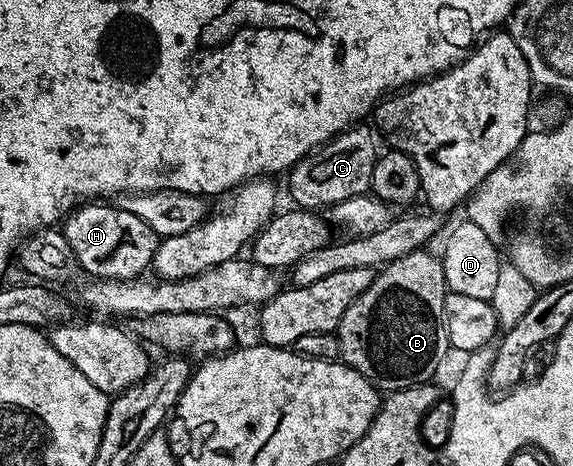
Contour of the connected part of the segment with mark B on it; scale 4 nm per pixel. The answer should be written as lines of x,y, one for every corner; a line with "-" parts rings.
425,248
415,250
374,273
373,283
367,292
356,298
347,312
343,312
335,331
341,345
340,361
355,368
355,372
385,392
432,383
439,362
450,346
443,312
447,289
442,259
429,252

